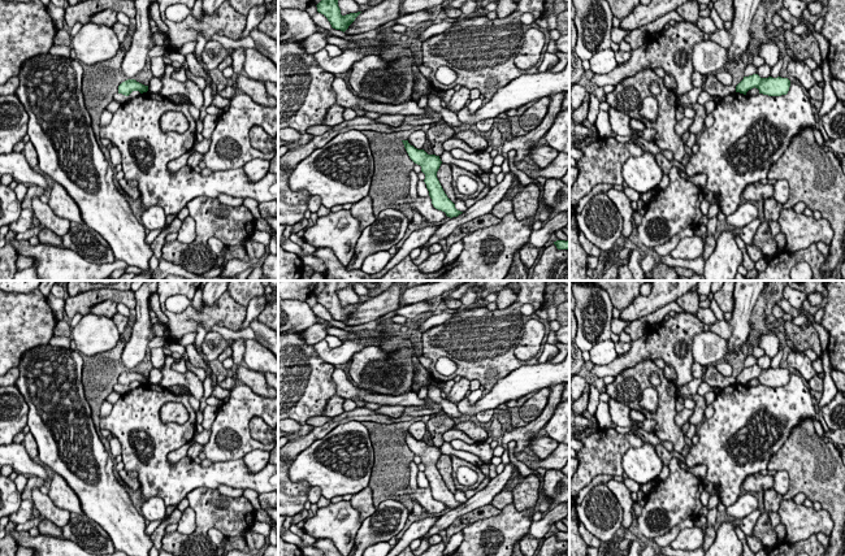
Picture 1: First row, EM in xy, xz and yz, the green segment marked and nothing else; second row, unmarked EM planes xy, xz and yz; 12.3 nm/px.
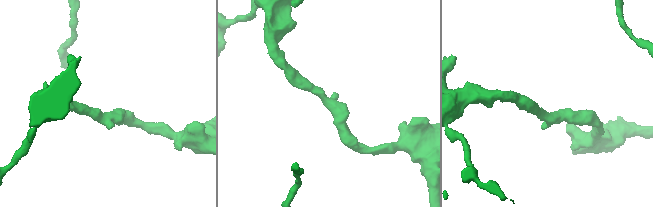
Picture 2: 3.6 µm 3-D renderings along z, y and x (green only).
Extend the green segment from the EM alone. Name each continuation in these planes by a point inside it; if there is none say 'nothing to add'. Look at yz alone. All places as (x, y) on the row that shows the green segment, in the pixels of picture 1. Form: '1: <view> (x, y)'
nothing to add

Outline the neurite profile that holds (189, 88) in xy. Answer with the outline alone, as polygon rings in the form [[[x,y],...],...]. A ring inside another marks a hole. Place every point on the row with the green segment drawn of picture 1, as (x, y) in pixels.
[[[165,65],[165,74],[161,78],[162,88],[160,91],[160,95],[165,97],[169,97],[170,95],[174,95],[174,94],[185,95],[190,99],[191,104],[200,110],[204,104],[202,90],[192,81],[188,81],[188,79],[186,82],[174,81],[170,77],[170,74],[174,70],[176,70],[174,65]]]

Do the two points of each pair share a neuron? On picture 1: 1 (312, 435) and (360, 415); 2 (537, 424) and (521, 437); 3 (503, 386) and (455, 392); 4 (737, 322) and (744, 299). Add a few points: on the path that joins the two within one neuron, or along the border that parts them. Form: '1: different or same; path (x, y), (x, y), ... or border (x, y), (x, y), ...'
1: same; path (324, 429), (334, 421), (349, 416)
2: same; path (533, 428), (525, 434)
3: different; border (464, 396), (456, 403)
4: same; path (741, 317), (744, 304)

